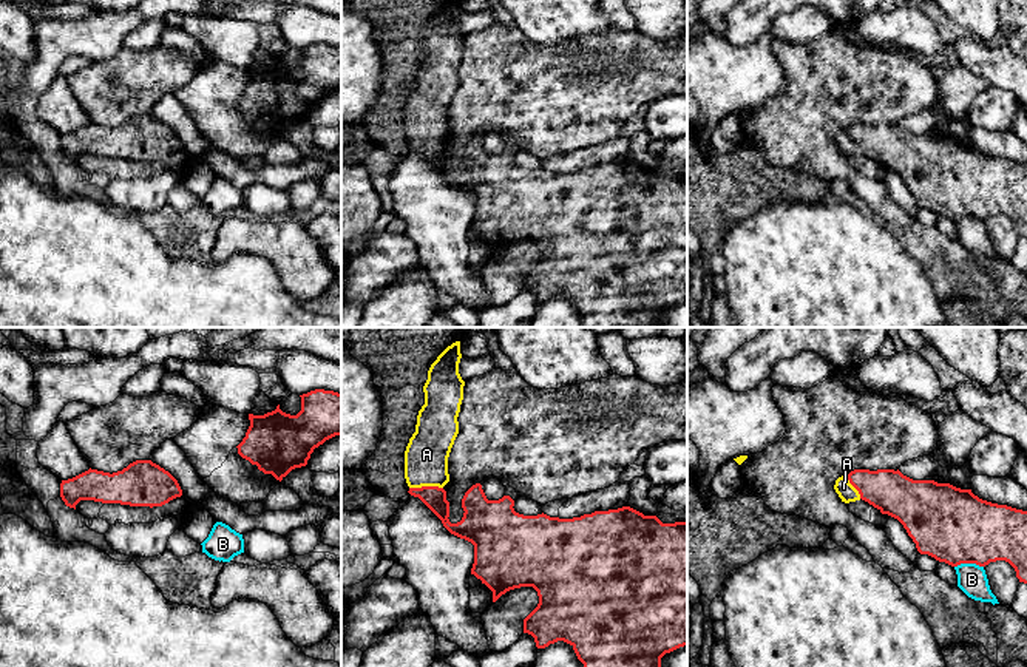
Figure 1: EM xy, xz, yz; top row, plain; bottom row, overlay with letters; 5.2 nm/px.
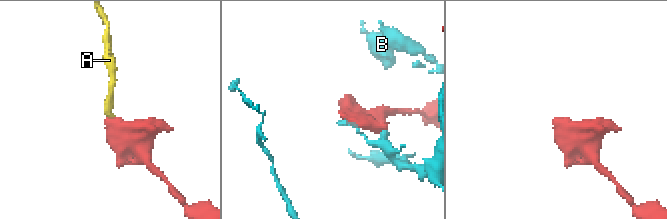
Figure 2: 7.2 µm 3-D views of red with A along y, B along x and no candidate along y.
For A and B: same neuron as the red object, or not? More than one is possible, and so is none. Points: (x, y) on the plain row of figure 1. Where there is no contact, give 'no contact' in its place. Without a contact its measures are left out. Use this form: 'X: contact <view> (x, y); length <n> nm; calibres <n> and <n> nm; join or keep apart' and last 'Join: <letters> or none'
A: contact xz (425, 141); length 180 nm; calibres 120 and 220 nm; join
B: contact yz (969, 216); length 150 nm; calibres 400 and 160 nm; keep apart
Join: A

